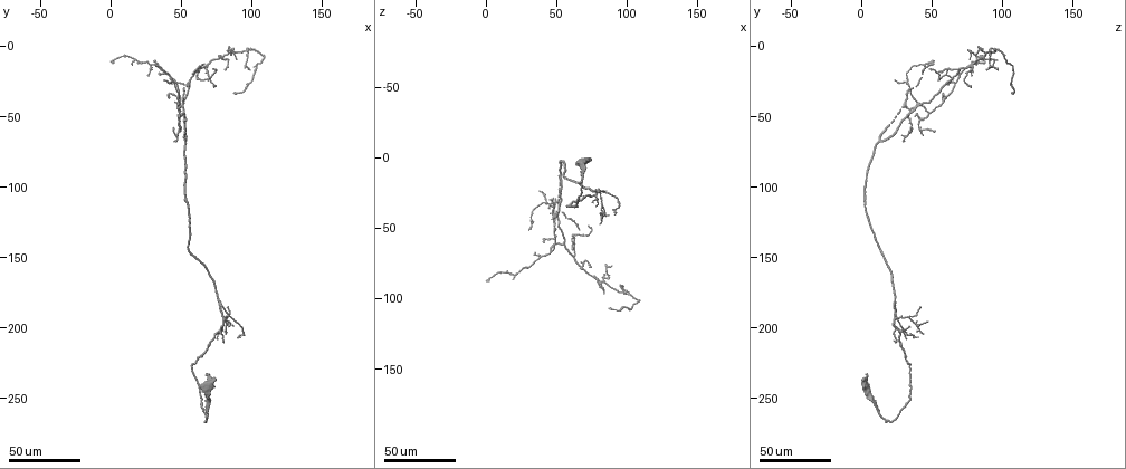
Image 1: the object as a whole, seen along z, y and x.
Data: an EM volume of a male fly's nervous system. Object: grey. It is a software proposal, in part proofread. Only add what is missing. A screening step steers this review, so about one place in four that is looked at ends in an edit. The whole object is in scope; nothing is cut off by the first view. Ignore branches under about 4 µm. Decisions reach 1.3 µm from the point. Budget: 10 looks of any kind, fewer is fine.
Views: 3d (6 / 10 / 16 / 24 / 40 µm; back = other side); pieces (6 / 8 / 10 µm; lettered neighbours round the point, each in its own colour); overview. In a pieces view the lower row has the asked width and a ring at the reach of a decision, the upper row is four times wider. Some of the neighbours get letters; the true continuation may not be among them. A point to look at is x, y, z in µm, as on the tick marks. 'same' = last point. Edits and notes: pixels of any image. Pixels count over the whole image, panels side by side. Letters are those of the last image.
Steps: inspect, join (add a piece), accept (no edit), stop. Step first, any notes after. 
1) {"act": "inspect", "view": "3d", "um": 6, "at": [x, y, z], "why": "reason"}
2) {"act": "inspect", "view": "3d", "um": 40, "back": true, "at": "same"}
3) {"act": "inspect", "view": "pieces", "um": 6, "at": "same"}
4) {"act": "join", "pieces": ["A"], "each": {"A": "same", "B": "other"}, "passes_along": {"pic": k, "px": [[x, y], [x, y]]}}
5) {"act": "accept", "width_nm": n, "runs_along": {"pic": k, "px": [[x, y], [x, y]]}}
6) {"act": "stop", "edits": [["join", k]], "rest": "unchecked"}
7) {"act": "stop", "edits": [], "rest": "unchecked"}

{"act": "inspect", "view": "3d", "um": 24, "at": [64, 14, 44], "why": "an open end"}

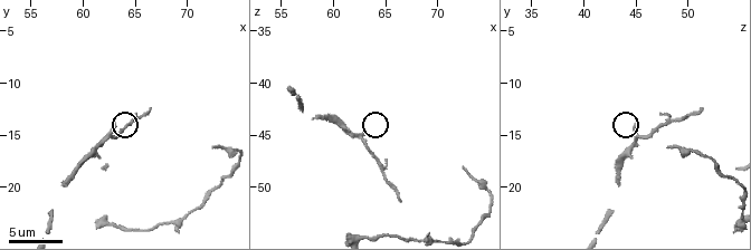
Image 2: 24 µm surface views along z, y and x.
{"act": "inspect", "view": "pieces", "um": 8, "at": [63.2, 14.0, 44.8]}

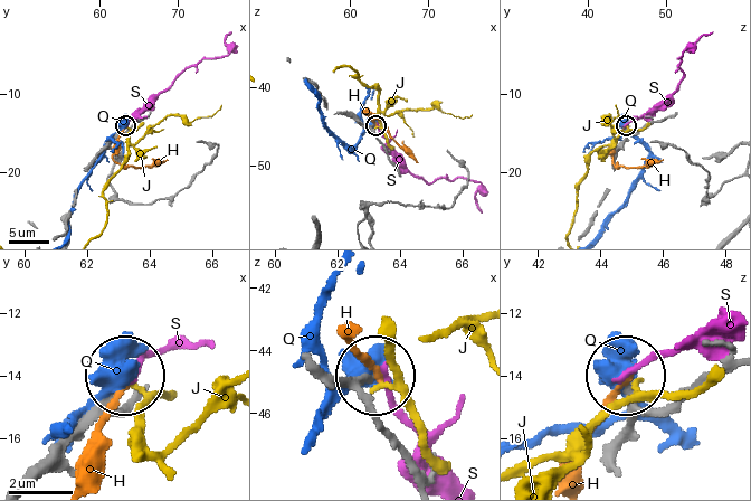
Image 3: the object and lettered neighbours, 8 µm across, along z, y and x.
{"act": "accept", "each": {"H": "other", "J": "other", "Q": "other", "S": "other"}, "runs_along": {"pic": 3, "px": [[621, 429], [629, 377]]}, "found": "no lettered piece goes on from it"}

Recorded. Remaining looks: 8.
{"act": "inspect", "view": "3d", "um": 6, "at": [66.4, 12.4, 51.2], "why": "long arm stops here"}

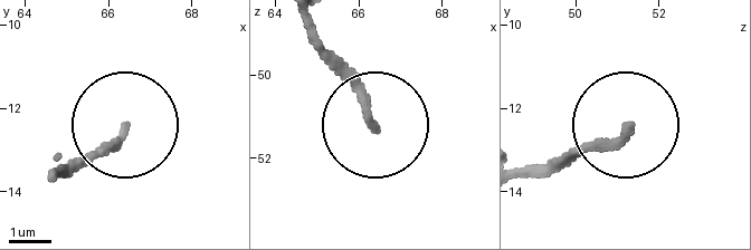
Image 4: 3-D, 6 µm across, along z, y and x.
{"act": "inspect", "view": "pieces", "um": 10, "at": [66.30, 12.55, 51.15], "why": "see the neighbours"}

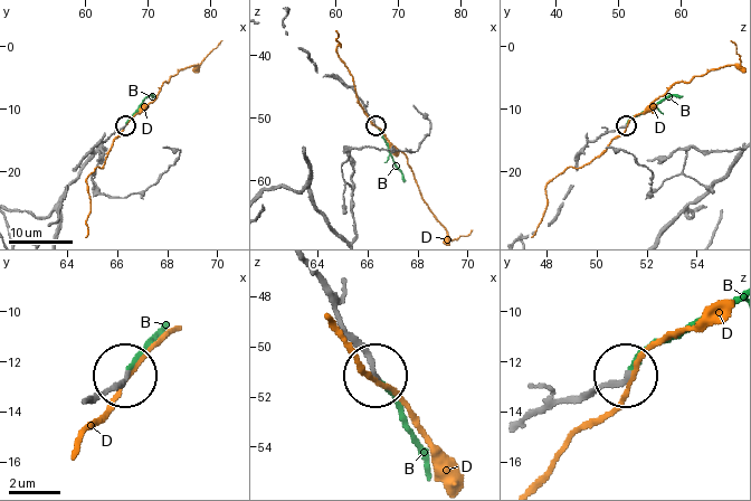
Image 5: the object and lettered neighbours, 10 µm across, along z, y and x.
{"act": "join", "pieces": ["B"], "width_nm": 190, "each": {"B": "same", "D": "other"}, "passes_along": {"pic": 5, "px": [[333, 311], [401, 412], [429, 470]]}, "found": "it goes on there"}

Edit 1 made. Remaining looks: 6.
{"act": "inspect", "view": "overview"}

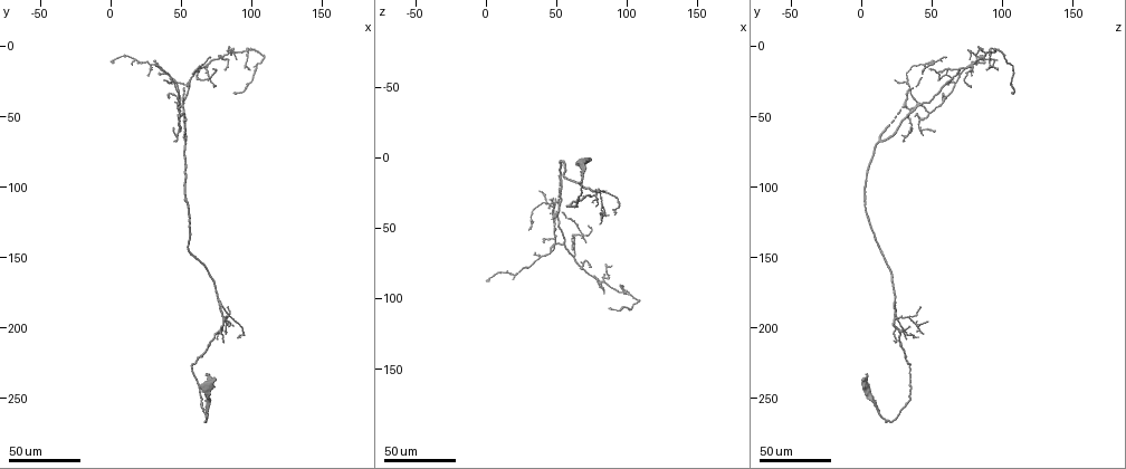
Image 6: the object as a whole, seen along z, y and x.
{"act": "inspect", "view": "3d", "um": 40, "at": [72, 16, 48], "why": "an open end"}

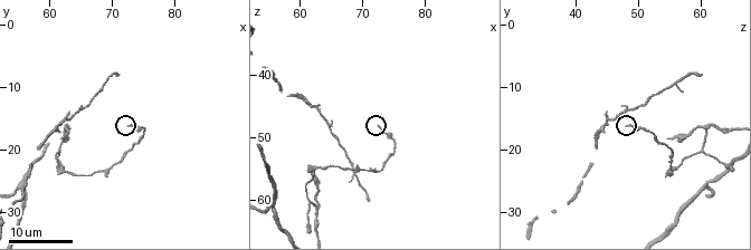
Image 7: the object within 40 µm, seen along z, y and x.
{"act": "inspect", "view": "pieces", "um": 6, "at": [73.0, 16.0, 48.5]}

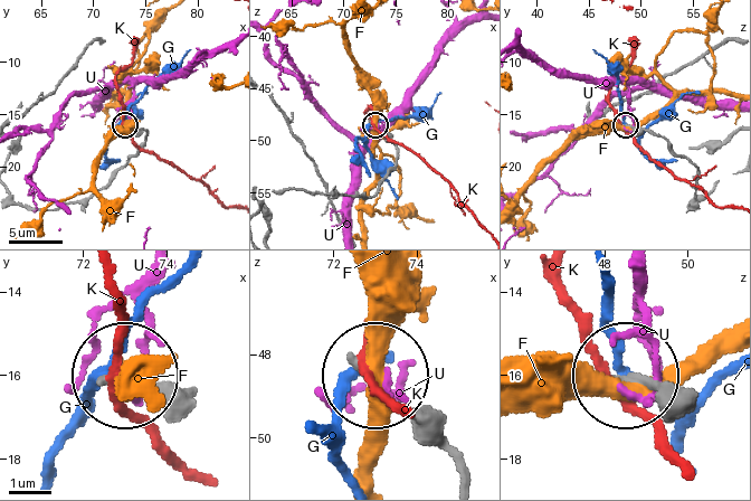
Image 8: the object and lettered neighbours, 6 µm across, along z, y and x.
{"act": "accept", "each": {"F": "other", "G": "other", "K": "other", "U": "other"}, "runs_along": {"pic": 8, "px": [[460, 472], [371, 379]]}, "found": "no lettered piece goes on from it"}

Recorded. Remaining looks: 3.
{"act": "inspect", "view": "3d", "um": 24, "at": [84, 10, 98], "why": "branch stops here"}

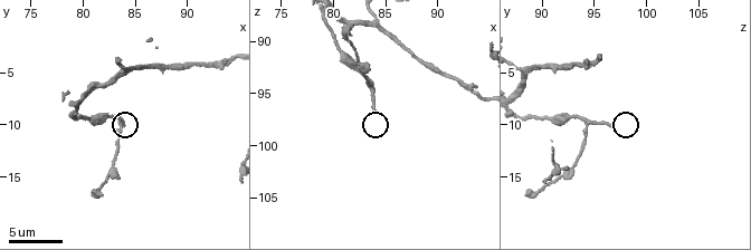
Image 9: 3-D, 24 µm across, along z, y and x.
{"act": "inspect", "view": "pieces", "um": 10, "at": [84.0, 10.0, 96.4], "why": "what lies round it"}

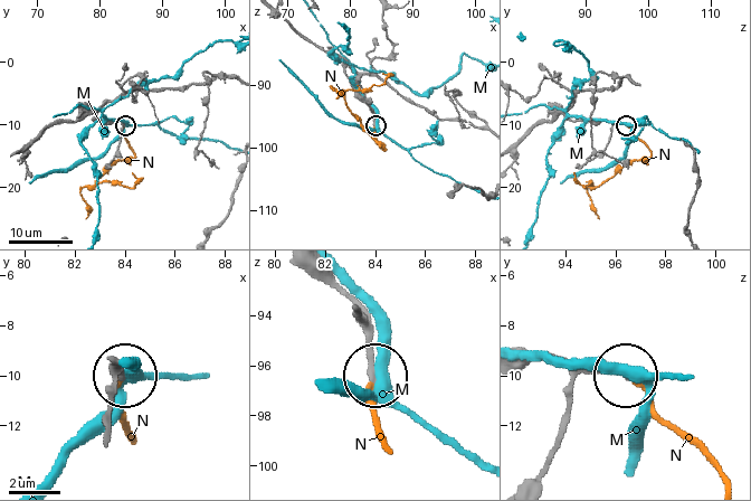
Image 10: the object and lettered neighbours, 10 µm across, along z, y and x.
{"act": "join", "pieces": ["N"], "each": {"M": "other", "N": "same"}, "found": "it goes on there"}

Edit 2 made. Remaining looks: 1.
{"act": "stop", "edits": [["join", 5], ["join", 10]], "rest": "unchecked"}

